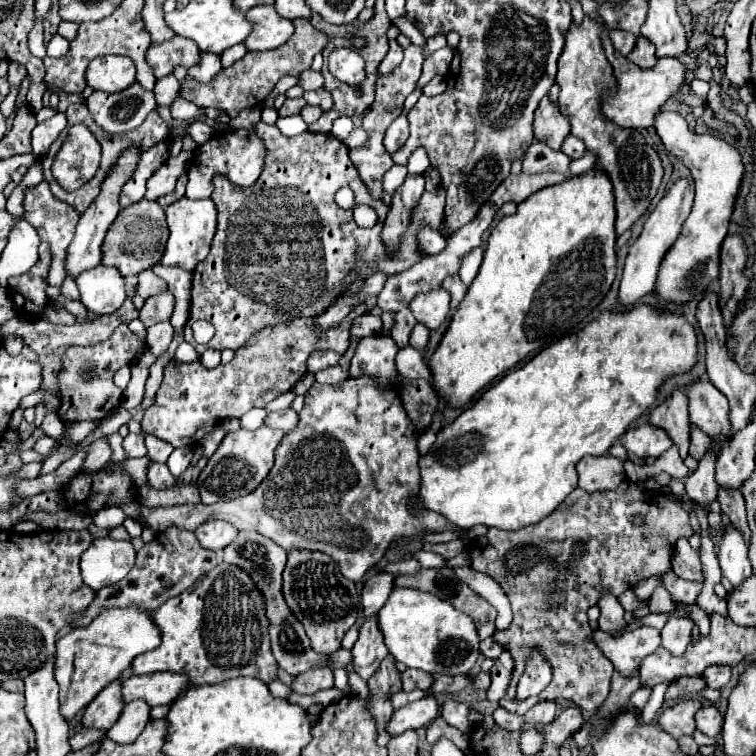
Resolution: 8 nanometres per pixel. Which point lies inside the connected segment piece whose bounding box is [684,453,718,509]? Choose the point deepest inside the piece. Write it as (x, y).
(700, 485)

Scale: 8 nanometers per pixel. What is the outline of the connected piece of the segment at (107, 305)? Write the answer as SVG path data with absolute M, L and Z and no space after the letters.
M96 265L76 277L80 299L88 311L96 315L114 313L126 301L126 283L118 269Z

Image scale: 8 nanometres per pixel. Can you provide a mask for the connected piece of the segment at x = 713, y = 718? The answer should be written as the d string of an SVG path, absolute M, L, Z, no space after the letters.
M710 705L710 707L702 707L698 713L696 713L696 729L706 733L708 737L718 737L720 733L720 727L722 727L722 713L716 705Z

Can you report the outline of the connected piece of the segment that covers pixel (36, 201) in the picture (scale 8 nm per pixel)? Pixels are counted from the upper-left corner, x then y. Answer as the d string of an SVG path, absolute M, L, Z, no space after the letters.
M42 181L36 187L28 187L24 191L24 217L36 227L40 239L50 243L52 265L50 265L50 273L48 273L48 283L50 285L62 285L62 281L66 277L64 261L66 261L66 255L68 255L68 245L74 239L74 227L80 219L80 213L74 207L70 207L68 203L54 197L52 191L50 191L50 185L46 181Z

